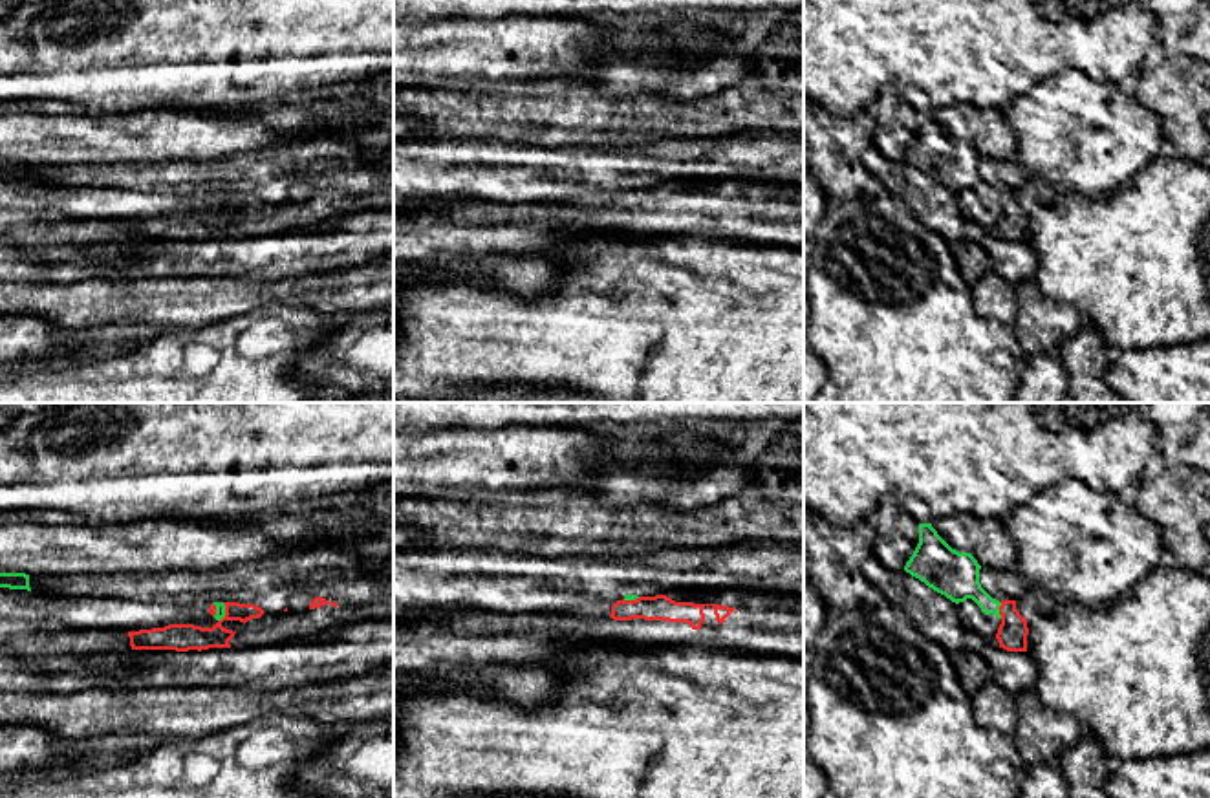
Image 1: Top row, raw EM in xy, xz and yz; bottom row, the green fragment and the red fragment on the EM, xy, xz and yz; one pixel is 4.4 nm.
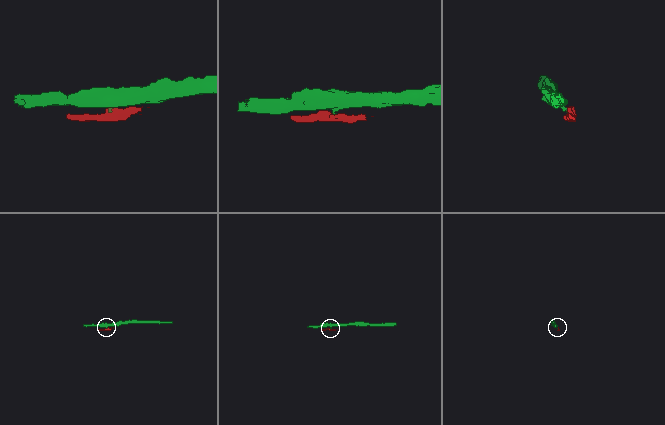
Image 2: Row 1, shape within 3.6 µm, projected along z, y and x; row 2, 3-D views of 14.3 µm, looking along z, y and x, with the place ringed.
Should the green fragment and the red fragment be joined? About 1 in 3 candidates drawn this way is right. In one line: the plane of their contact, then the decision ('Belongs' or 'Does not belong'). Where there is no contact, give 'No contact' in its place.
Touches green in yz. Does not belong

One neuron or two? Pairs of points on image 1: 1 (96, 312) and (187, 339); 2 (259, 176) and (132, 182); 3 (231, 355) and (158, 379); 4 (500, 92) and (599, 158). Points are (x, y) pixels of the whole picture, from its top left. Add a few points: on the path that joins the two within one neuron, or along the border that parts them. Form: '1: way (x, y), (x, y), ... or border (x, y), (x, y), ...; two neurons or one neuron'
1: border (205, 324), (176, 324), (163, 330); two neurons
2: way (227, 176), (163, 176); one neuron
3: way (213, 374), (176, 376); one neuron
4: border (539, 147), (626, 147); two neurons

